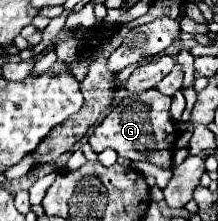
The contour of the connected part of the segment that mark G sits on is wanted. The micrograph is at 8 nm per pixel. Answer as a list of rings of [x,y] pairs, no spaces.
[[[157,89],[143,91],[139,95],[127,95],[89,135],[89,145],[101,153],[105,149],[115,149],[121,157],[131,161],[147,161],[157,167],[173,167],[171,153],[179,137],[177,123],[169,117],[171,97],[161,95]]]

